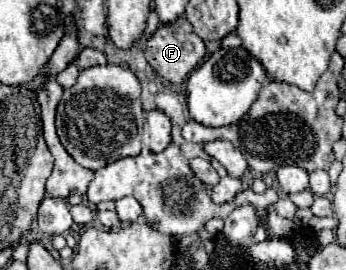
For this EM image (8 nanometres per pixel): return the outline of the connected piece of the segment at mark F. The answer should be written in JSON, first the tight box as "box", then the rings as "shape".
{"box":[144,16,204,86],"shape":[[[180,16],[176,22],[168,24],[168,26],[160,26],[152,38],[144,44],[144,54],[146,54],[146,60],[150,62],[150,66],[154,68],[156,74],[160,74],[166,82],[174,84],[174,86],[180,86],[192,70],[196,70],[196,66],[200,64],[200,60],[204,58],[204,42],[202,38],[192,30],[190,22]]]}

